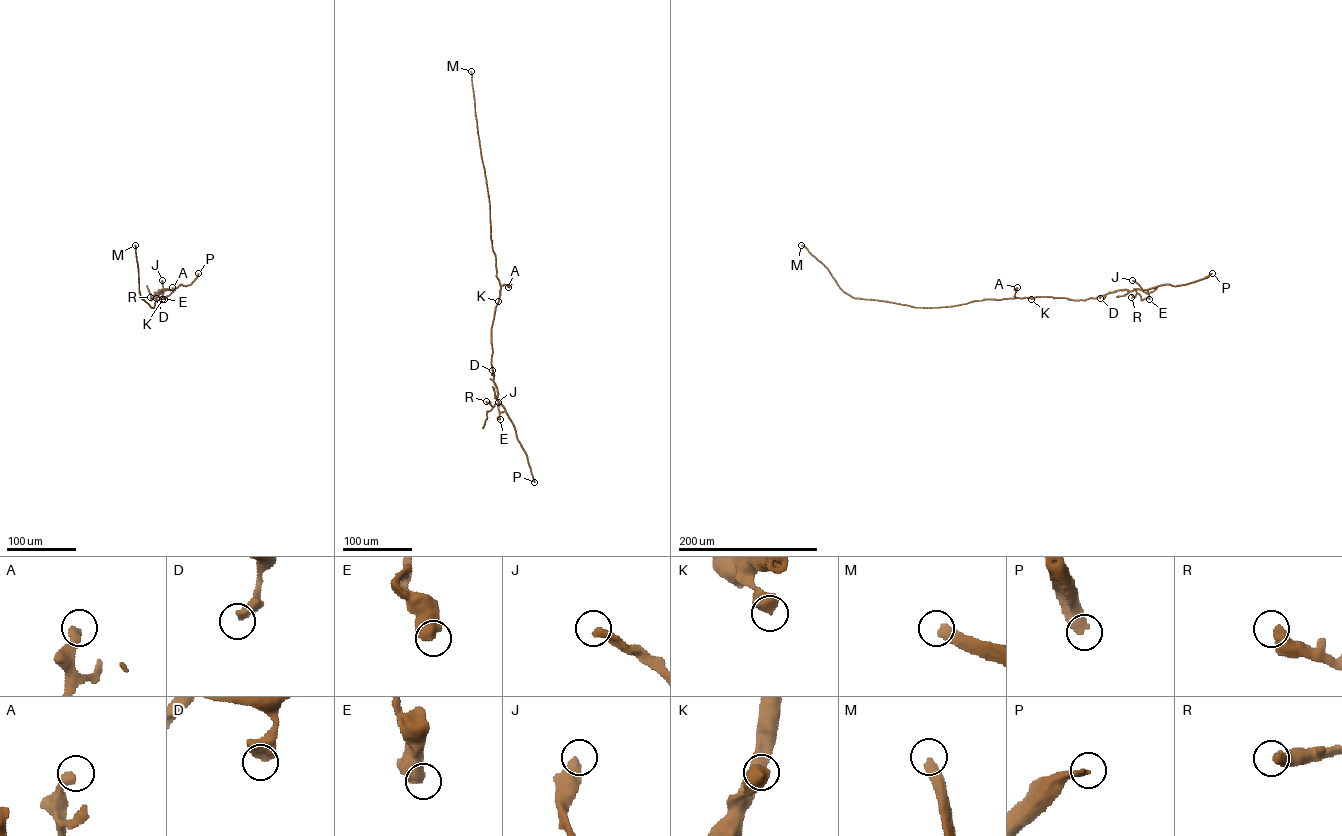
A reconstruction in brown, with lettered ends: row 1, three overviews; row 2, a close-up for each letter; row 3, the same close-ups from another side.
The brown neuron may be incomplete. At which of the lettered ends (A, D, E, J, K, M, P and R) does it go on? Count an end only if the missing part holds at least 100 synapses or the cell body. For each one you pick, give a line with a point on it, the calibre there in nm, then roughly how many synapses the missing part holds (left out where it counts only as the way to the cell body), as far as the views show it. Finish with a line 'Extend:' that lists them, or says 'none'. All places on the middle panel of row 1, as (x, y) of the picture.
M: Place: (471, 71). Thickness 440 nm. Roughly 180 synapses
Extend: M

